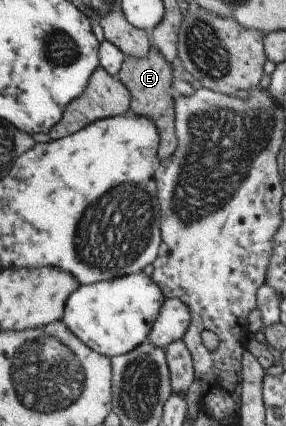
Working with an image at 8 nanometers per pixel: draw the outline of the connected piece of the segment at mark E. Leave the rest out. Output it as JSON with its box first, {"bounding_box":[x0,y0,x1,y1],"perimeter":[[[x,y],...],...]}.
{"bounding_box":[117,46,179,160],"perimeter":[[[153,46],[146,58],[126,57],[117,76],[133,93],[131,111],[137,115],[150,117],[157,124],[161,132],[161,145],[159,146],[161,160],[169,159],[177,151],[179,145],[175,112],[176,90],[172,87],[172,80],[174,80],[176,74],[174,66],[165,57],[165,54],[162,54],[158,47]]]}

